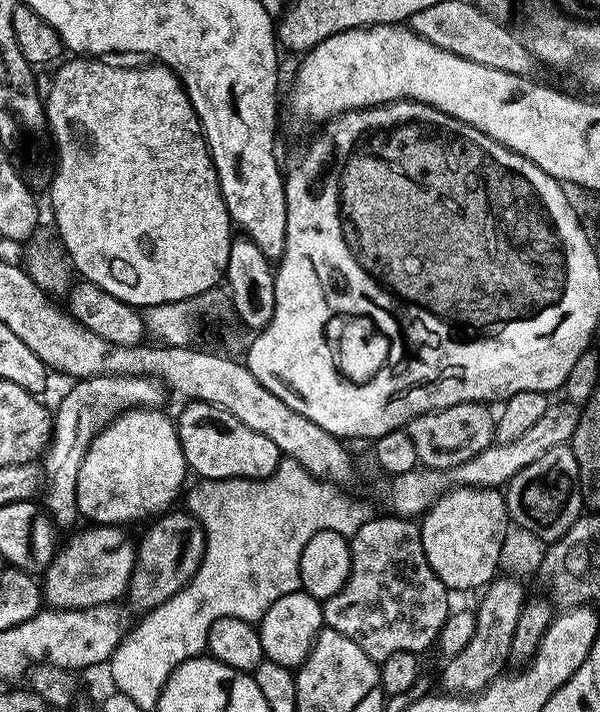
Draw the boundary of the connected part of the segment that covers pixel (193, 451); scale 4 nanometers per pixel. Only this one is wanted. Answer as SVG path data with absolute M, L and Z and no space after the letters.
M189 400L183 405L180 417L175 417L176 433L182 442L182 454L186 458L189 469L199 477L200 480L238 480L247 478L250 480L261 480L274 470L282 459L278 446L266 438L266 434L258 434L258 430L250 430L246 422L238 422L234 414L222 410L218 406L208 404L204 400Z

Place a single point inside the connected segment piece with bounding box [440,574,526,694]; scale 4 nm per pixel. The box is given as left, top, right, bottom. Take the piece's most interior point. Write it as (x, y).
(482, 659)

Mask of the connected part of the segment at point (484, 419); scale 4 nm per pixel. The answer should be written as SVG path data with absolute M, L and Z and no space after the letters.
M462 402L458 406L446 406L425 416L415 416L406 425L410 442L418 450L420 464L425 468L453 468L462 462L470 462L474 454L482 454L496 438L496 416L484 402Z

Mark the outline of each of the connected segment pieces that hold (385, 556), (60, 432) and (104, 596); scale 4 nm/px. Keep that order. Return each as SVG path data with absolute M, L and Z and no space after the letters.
M373 515L365 524L358 526L356 533L350 537L352 550L350 574L342 590L338 590L338 594L334 594L322 604L325 625L338 630L338 634L346 634L350 642L358 642L364 653L377 662L390 658L390 654L399 652L420 654L423 653L423 648L430 646L432 648L437 643L437 636L450 613L449 589L444 587L438 574L434 574L426 558L419 523L412 518L387 515Z
M95 376L76 380L73 388L54 408L52 418L52 442L46 449L48 461L43 461L42 472L46 483L42 488L42 507L57 529L64 530L78 520L76 510L76 483L82 458L90 442L114 418L130 408L160 408L163 405L166 389L163 382L153 376Z
M88 526L85 532L78 533L65 548L63 545L42 576L45 601L54 608L89 608L119 601L127 593L136 565L136 544L124 532L127 531L120 526Z

